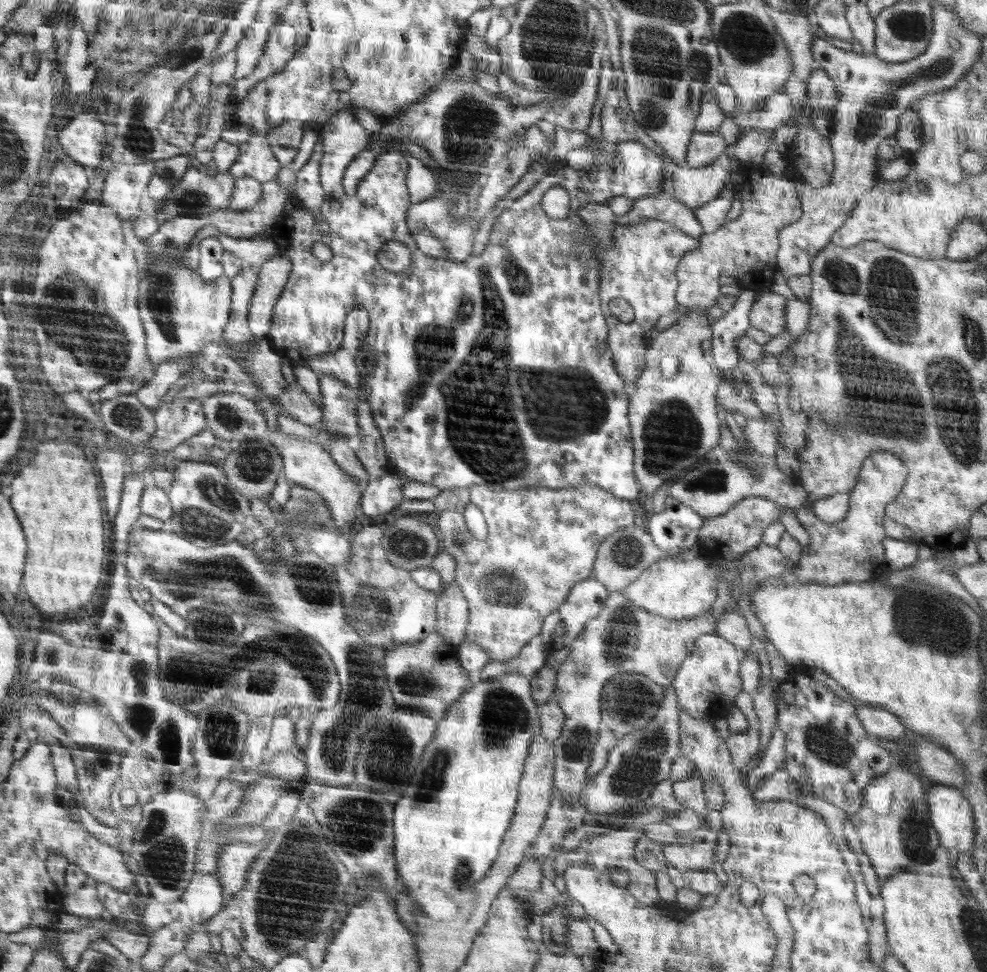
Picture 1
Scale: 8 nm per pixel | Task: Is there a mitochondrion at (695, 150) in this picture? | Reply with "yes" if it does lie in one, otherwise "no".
no

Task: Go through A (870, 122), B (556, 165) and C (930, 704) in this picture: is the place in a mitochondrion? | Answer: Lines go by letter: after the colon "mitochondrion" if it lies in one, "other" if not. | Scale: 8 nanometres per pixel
A: mitochondrion
B: other
C: other

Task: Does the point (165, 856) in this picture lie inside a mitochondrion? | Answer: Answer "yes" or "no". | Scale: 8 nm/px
yes

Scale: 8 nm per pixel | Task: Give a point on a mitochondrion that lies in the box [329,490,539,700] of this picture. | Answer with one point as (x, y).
(374, 607)

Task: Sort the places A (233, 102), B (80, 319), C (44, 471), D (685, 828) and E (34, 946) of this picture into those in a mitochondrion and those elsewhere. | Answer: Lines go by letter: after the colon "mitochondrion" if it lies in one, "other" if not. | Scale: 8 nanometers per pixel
A: other
B: mitochondrion
C: other
D: other
E: other

